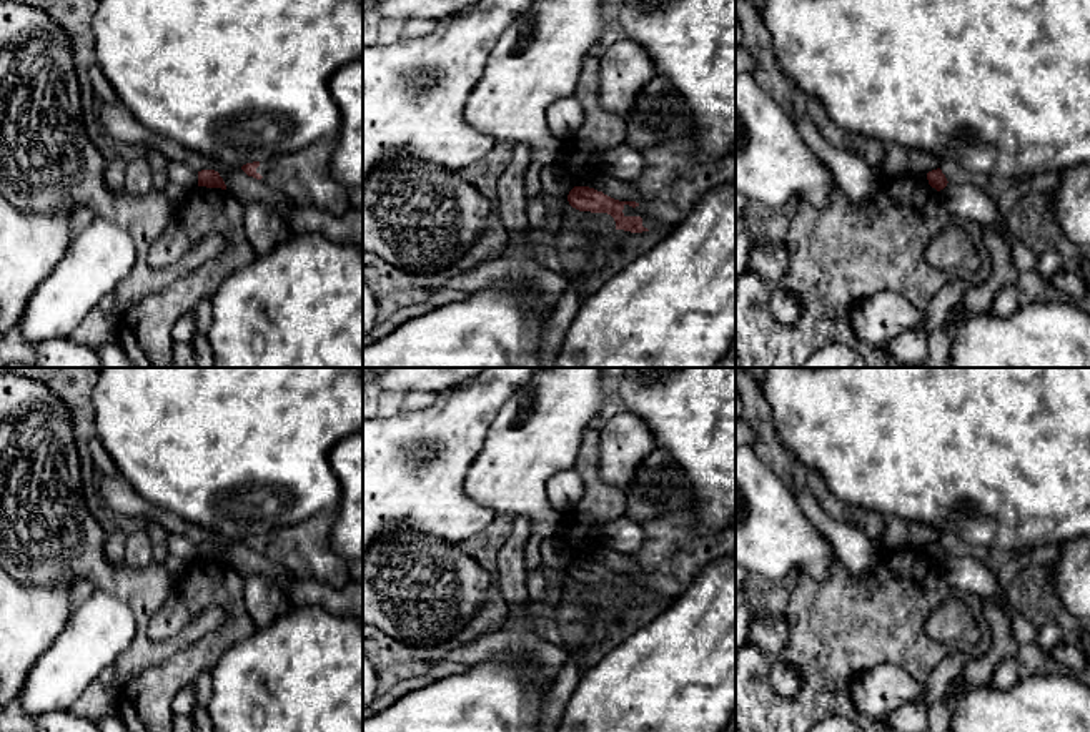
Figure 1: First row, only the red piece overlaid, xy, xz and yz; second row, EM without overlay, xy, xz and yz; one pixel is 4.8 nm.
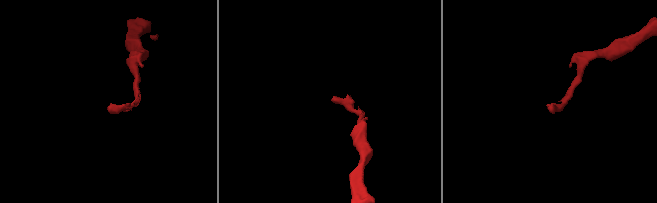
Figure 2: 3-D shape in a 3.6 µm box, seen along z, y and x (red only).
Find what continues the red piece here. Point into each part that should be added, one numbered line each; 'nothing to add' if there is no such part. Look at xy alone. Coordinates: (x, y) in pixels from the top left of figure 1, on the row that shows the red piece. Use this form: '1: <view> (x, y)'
1: xy (305, 177)

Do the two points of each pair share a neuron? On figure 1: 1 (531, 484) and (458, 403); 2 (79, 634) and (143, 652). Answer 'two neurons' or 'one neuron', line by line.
1: two neurons
2: two neurons

